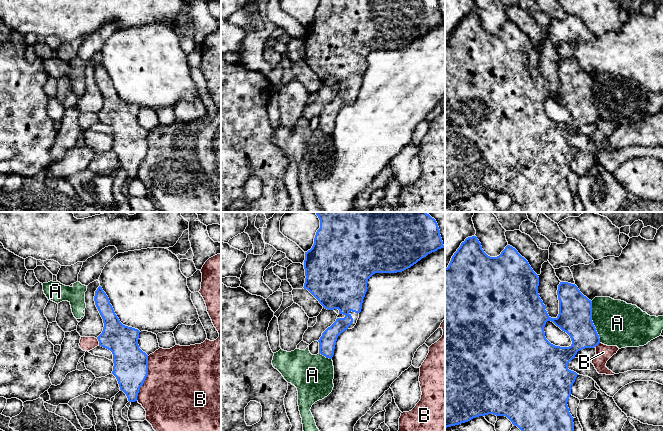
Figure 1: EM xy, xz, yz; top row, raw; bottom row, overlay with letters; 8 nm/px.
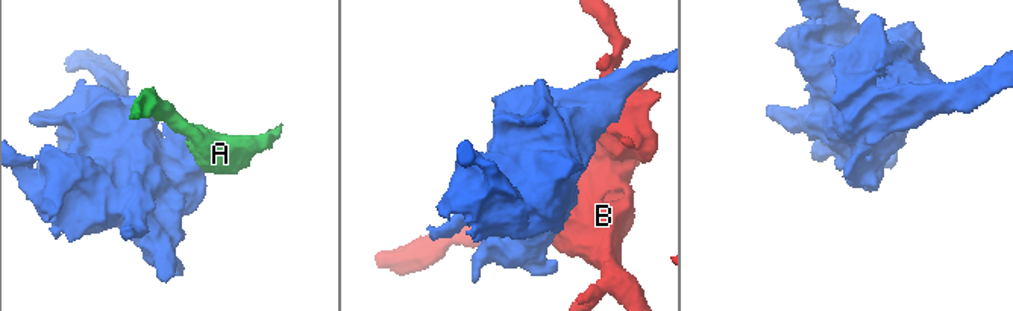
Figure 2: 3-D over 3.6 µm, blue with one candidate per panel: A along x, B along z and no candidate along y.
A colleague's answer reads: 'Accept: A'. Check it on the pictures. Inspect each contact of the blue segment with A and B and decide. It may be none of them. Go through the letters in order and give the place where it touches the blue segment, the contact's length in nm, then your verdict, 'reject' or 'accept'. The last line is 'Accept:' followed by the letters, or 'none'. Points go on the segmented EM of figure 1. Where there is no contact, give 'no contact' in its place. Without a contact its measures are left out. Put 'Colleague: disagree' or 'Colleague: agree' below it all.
A: meets blue in yz at (592, 322); contact 340 nm long; reject
B: meets blue in xy at (145, 378); contact 380 nm long; reject
Accept: none
Colleague: disagree

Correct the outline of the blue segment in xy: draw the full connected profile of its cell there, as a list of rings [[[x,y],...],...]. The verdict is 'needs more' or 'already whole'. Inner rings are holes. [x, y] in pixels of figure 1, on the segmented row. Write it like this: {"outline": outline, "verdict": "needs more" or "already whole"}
{"outline": [[[101,286],[95,291],[94,301],[104,323],[103,331],[97,337],[99,346],[112,352],[114,363],[112,374],[116,377],[120,390],[126,394],[128,401],[135,402],[137,401],[140,387],[148,375],[148,355],[138,345],[140,331],[125,326],[120,322]]], "verdict": "already whole"}

